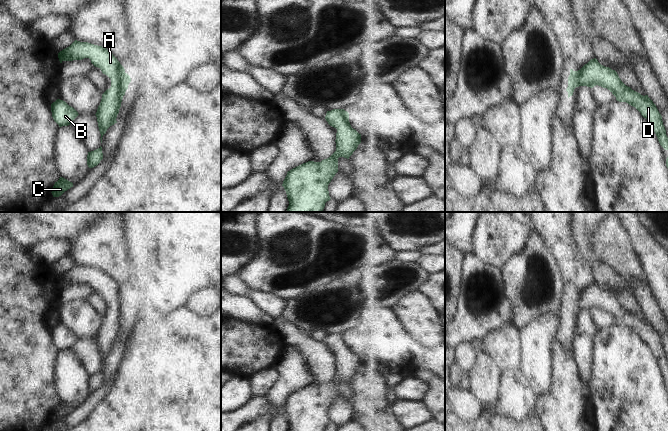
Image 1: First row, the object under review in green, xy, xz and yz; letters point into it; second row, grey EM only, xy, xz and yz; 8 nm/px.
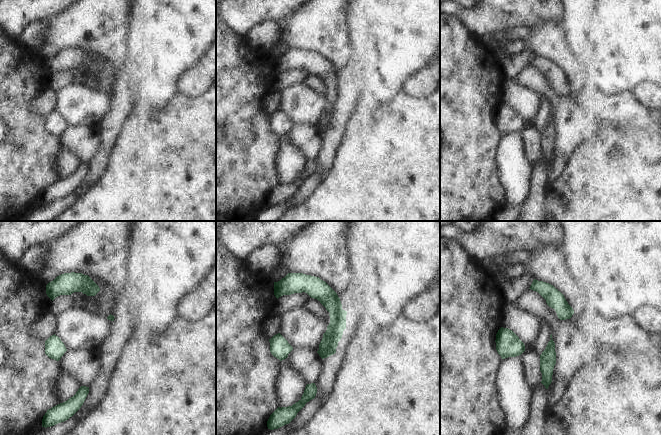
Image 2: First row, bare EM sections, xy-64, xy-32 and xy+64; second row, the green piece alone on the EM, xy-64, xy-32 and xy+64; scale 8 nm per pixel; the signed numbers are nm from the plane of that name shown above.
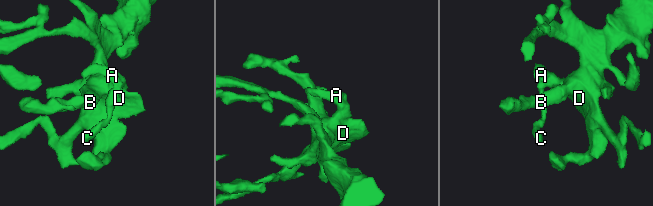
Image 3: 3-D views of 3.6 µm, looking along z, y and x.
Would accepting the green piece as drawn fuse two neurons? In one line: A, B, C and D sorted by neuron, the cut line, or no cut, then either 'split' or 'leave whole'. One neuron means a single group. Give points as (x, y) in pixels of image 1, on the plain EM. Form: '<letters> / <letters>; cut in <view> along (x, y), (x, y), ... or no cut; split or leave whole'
A B C D; no cut; leave whole

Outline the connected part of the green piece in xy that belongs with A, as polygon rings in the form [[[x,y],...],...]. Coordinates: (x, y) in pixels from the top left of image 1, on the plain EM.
[[[75,264],[69,271],[63,273],[62,275],[58,277],[58,282],[59,282],[60,287],[62,287],[63,285],[82,284],[84,282],[89,282],[91,284],[91,287],[95,291],[100,292],[102,297],[107,299],[111,303],[111,311],[102,318],[100,329],[98,330],[97,336],[95,338],[97,341],[98,351],[101,358],[100,363],[102,367],[102,361],[106,357],[107,353],[110,350],[117,347],[116,342],[119,337],[119,333],[121,331],[123,320],[125,319],[125,316],[128,313],[128,309],[131,306],[130,300],[125,296],[124,291],[120,288],[117,282],[111,276],[109,276],[106,272],[102,270],[94,269],[88,266],[80,266],[80,265]]]

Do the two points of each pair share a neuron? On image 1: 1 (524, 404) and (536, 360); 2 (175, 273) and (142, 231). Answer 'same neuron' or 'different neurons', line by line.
1: different neurons
2: same neuron

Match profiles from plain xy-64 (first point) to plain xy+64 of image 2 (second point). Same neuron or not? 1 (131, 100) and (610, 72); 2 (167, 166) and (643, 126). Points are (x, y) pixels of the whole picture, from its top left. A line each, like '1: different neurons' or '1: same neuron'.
1: same neuron
2: same neuron

